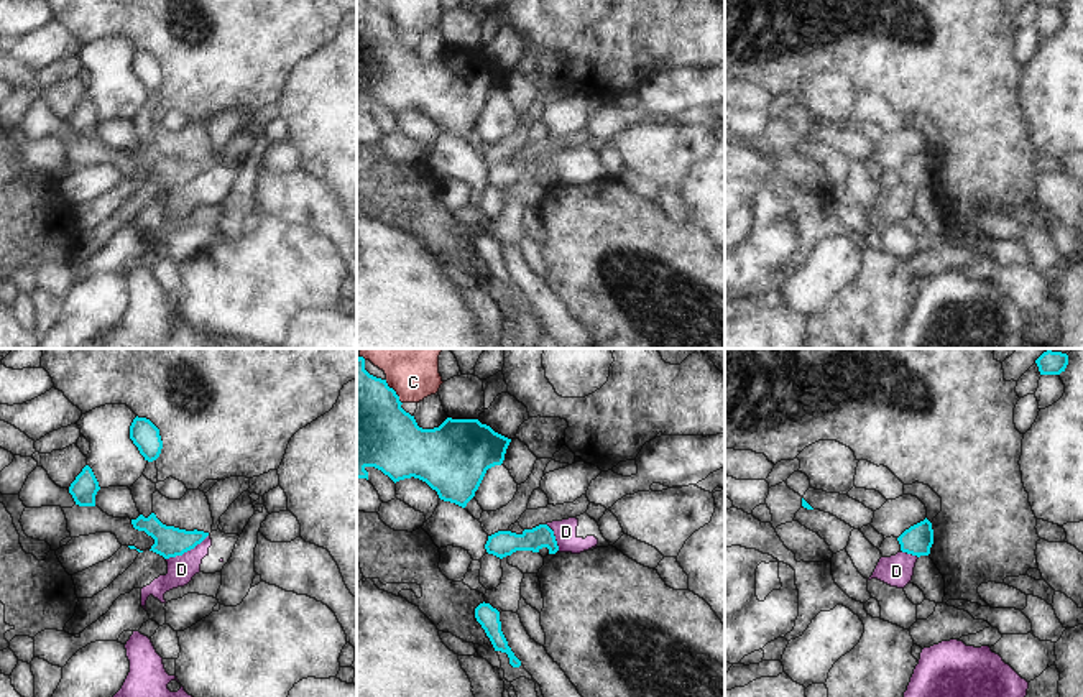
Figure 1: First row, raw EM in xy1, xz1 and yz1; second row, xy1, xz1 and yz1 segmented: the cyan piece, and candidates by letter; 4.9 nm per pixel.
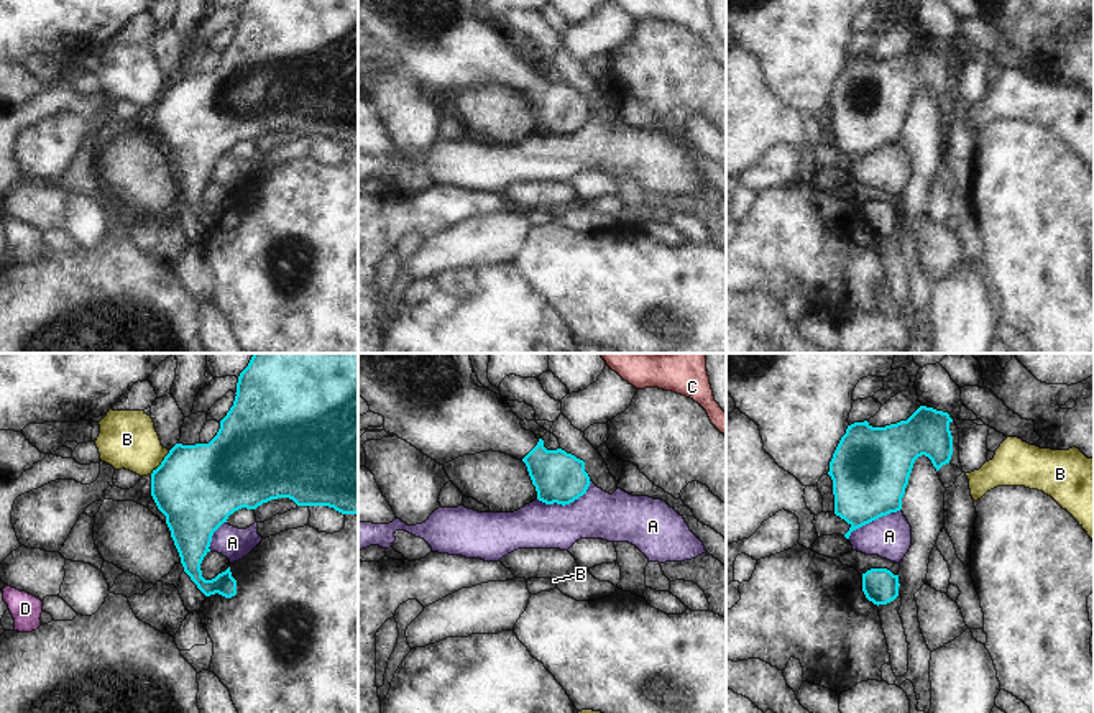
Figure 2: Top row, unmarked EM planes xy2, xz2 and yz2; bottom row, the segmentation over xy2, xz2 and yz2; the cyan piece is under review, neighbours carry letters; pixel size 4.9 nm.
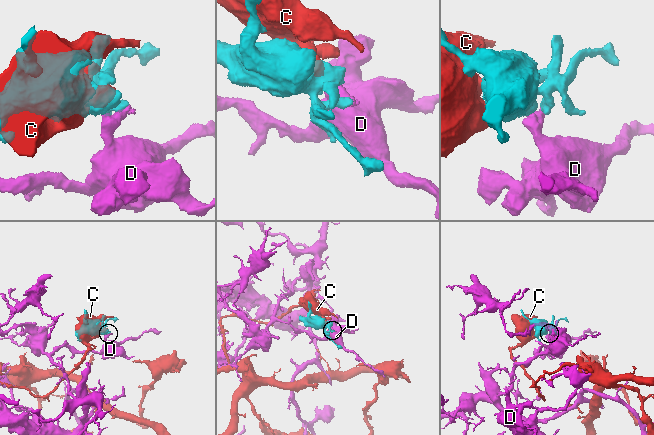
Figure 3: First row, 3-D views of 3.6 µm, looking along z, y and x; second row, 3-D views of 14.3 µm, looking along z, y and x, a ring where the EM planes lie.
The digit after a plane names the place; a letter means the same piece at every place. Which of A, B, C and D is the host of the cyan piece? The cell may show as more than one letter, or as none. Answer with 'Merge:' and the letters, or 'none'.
Merge: none

